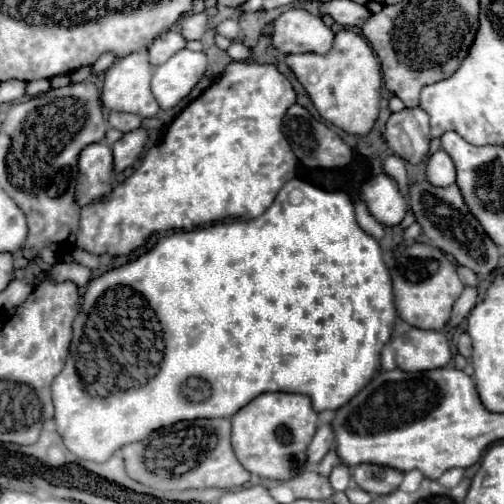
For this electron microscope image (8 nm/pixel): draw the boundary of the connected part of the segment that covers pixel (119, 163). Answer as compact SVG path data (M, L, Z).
M139 127L135 131L125 133L119 141L115 141L111 145L115 173L121 173L123 169L127 169L135 163L135 159L141 155L141 151L147 143L147 137L149 137L149 131L145 127Z

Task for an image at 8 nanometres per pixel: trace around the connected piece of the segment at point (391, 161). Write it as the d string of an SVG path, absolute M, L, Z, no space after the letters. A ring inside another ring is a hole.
M395 155L387 157L387 161L385 161L385 173L399 183L399 187L403 189L403 195L407 197L407 185L409 185L409 181L407 181L407 173L405 173L403 161L399 157L395 157Z

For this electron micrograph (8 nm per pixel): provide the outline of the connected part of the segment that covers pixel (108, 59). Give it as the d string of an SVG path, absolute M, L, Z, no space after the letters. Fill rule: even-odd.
M105 53L105 55L101 55L95 63L93 63L93 75L101 75L101 73L105 73L111 65L113 65L113 61L115 61L115 57L111 55L111 53Z

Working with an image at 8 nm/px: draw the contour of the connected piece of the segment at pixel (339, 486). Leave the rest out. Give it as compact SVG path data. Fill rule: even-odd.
M339 463L331 475L329 475L329 481L333 485L335 491L345 491L349 487L349 481L351 481L351 467L345 465L345 463Z

